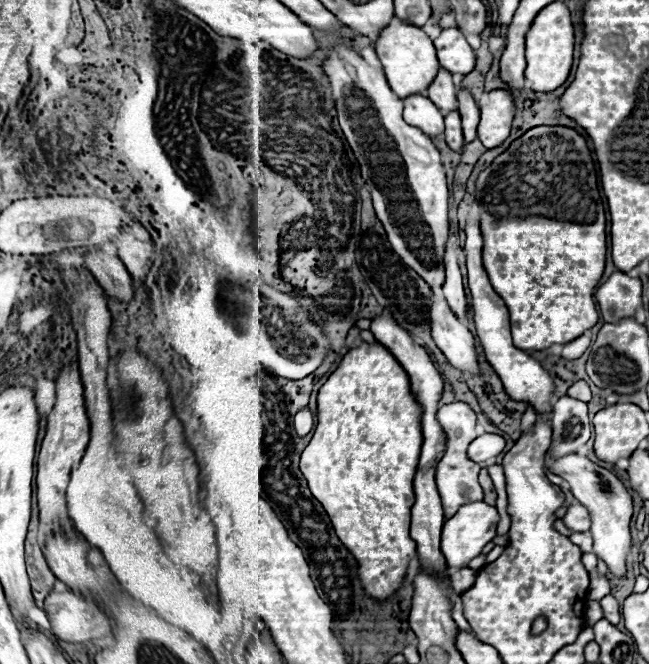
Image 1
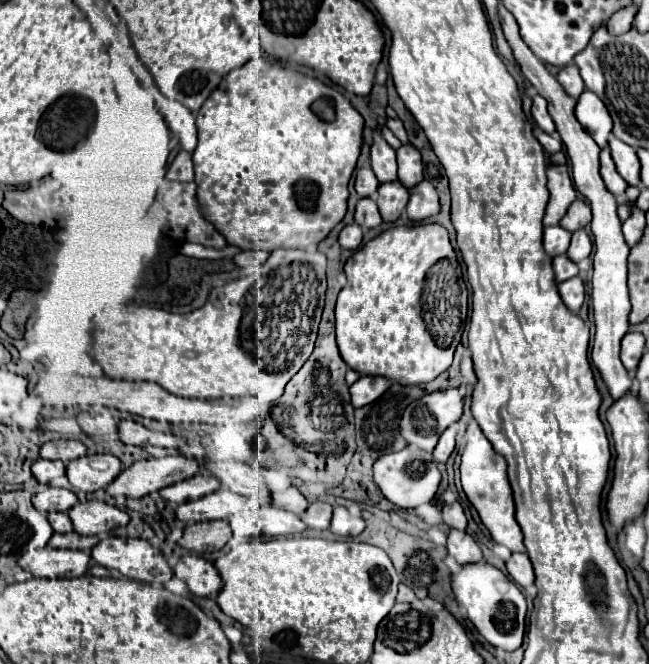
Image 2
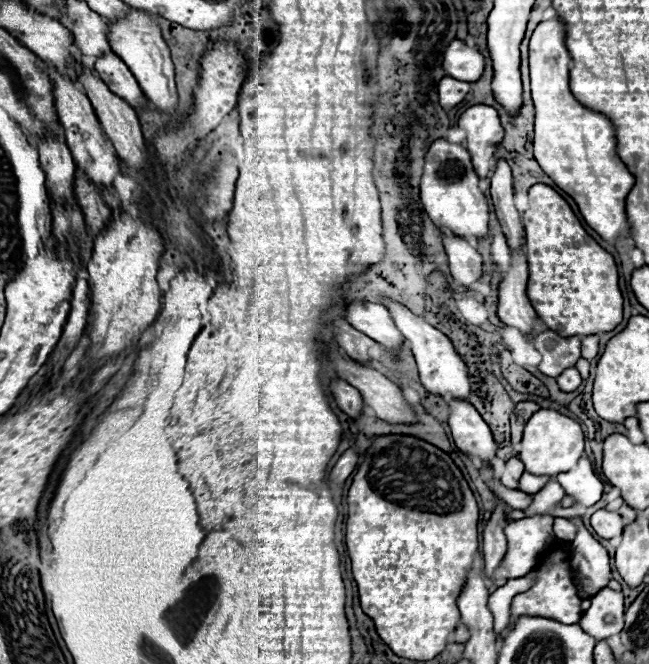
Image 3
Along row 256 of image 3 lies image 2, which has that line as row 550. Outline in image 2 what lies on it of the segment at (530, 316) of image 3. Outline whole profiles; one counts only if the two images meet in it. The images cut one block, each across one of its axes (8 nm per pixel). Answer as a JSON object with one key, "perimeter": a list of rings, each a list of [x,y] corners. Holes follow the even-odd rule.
{"perimeter":[[[478,424],[468,426],[468,444],[462,454],[460,478],[462,478],[462,490],[464,490],[466,498],[478,510],[478,516],[480,516],[482,524],[488,528],[492,540],[498,544],[504,544],[510,552],[526,552],[520,526],[514,518],[513,491],[508,482],[508,474],[506,474],[506,460],[504,460],[504,456],[494,452],[492,444],[482,434]]]}

